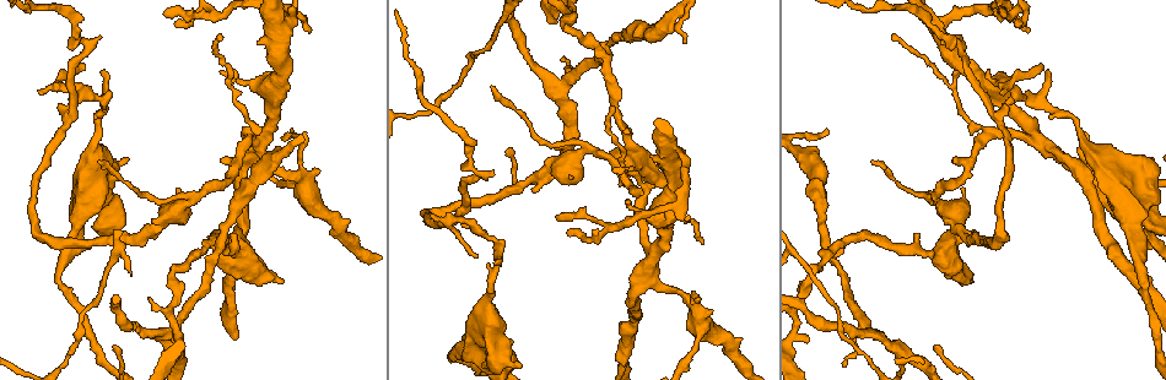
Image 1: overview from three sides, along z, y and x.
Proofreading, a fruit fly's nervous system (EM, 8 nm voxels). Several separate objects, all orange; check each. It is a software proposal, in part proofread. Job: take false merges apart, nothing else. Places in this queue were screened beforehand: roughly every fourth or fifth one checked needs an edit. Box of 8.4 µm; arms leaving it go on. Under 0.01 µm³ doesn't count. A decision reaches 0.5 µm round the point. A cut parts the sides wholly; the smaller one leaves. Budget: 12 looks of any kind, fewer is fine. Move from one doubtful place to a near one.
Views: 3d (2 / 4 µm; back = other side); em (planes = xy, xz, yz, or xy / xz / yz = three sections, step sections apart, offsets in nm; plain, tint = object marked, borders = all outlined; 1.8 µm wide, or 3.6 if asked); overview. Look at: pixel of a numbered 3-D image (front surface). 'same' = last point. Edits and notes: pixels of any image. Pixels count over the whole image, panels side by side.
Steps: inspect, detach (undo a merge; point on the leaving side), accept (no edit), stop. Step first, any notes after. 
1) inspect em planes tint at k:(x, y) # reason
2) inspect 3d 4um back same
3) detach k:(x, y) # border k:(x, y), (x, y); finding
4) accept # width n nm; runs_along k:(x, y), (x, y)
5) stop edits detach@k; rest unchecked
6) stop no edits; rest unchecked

inspect 3d 2um at 1:(983, 135)

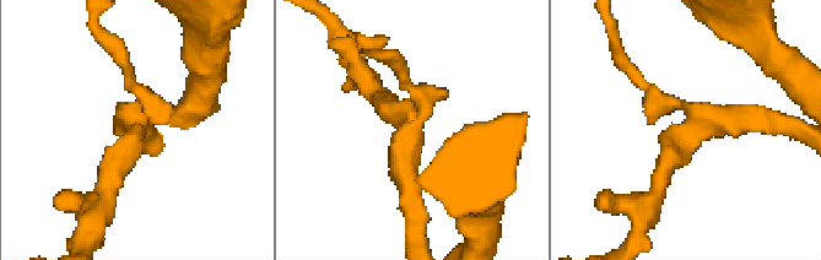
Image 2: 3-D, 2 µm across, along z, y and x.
inspect em 3.6um xz step 8 tint at 2:(693, 126) # arms 3; need the tissue

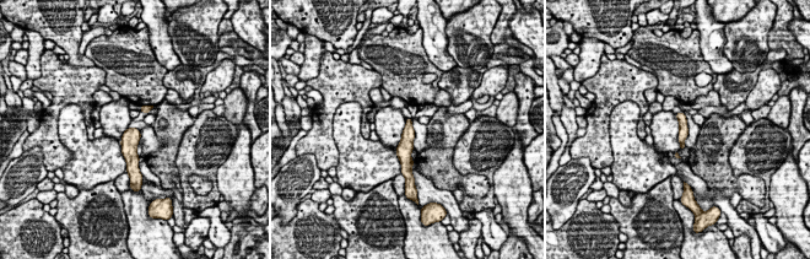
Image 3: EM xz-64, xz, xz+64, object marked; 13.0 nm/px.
inspect em 3.6um planes borders same

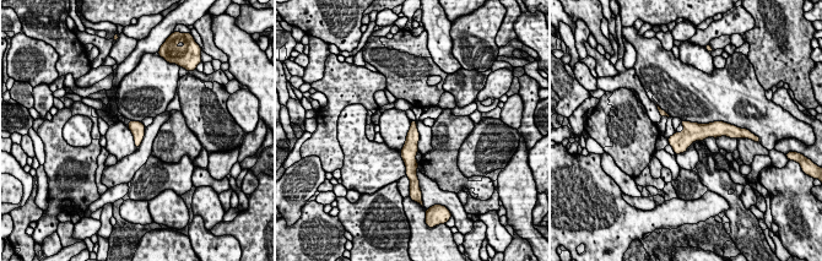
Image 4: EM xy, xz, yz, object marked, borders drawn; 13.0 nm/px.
accept # runs_along 4:(723, 132), (693, 131), (671, 141); all the same cell

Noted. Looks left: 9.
inspect em planes tint at 1:(649, 282) # sharp bend

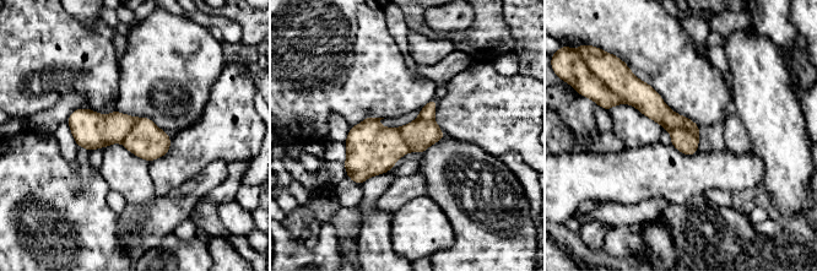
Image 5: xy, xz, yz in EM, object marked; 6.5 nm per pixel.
detach 5:(681, 139) # border 5:(667, 129), (686, 128), (697, 137); a second cell is stuck on

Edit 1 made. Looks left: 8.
inspect overview # redraw

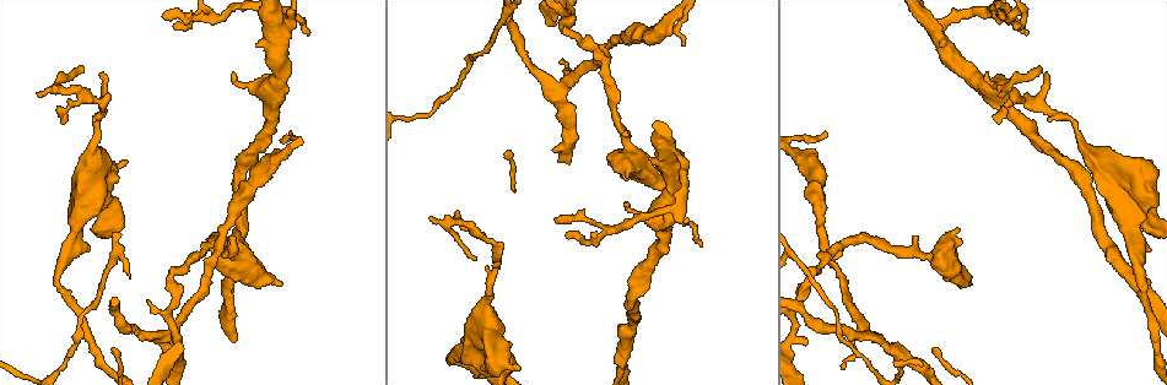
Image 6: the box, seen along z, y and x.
inspect 3d 2um at 6:(59, 90) # abrupt turn

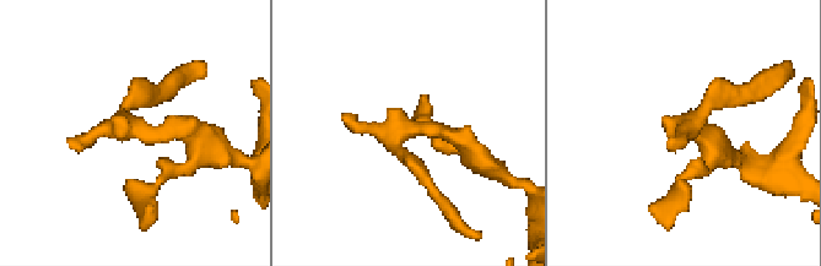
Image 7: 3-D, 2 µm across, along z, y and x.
inspect em planes plain at 7:(125, 132)

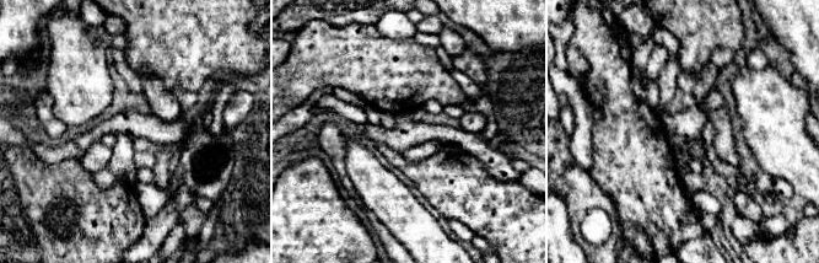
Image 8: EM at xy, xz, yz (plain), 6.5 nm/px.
inspect em planes tint same

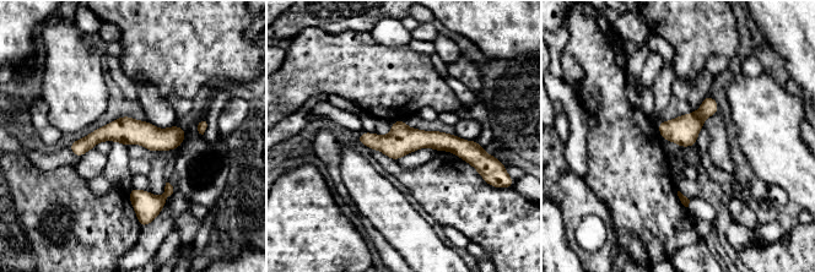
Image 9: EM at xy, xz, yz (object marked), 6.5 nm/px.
accept # runs_along 9:(361, 140), (437, 140), (476, 151); one cell here

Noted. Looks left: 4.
inspect 3d 2um back at 6:(1084, 146) # calibre changes

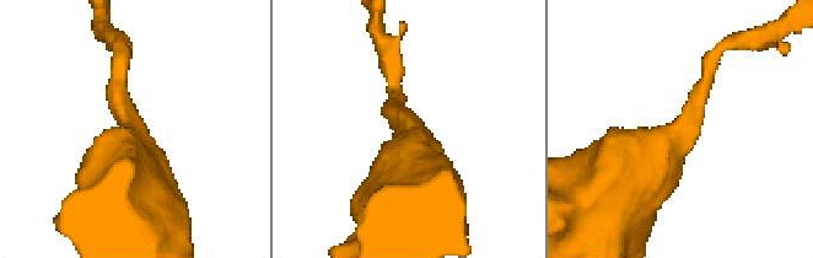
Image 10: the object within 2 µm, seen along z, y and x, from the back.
inspect em planes tint at 10:(133, 133)

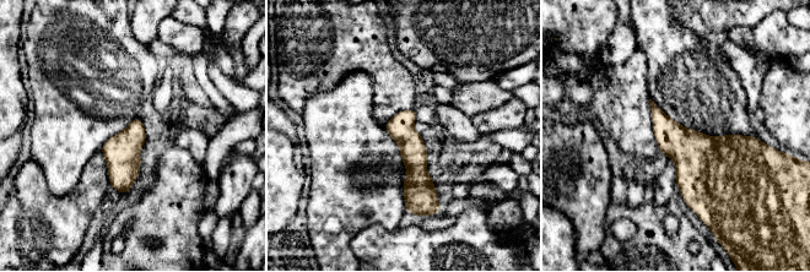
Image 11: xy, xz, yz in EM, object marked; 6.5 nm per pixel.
accept # runs_along 11:(411, 112), (410, 208); continuous, no second cell

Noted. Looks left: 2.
stop edits detach@5; rest unchecked

